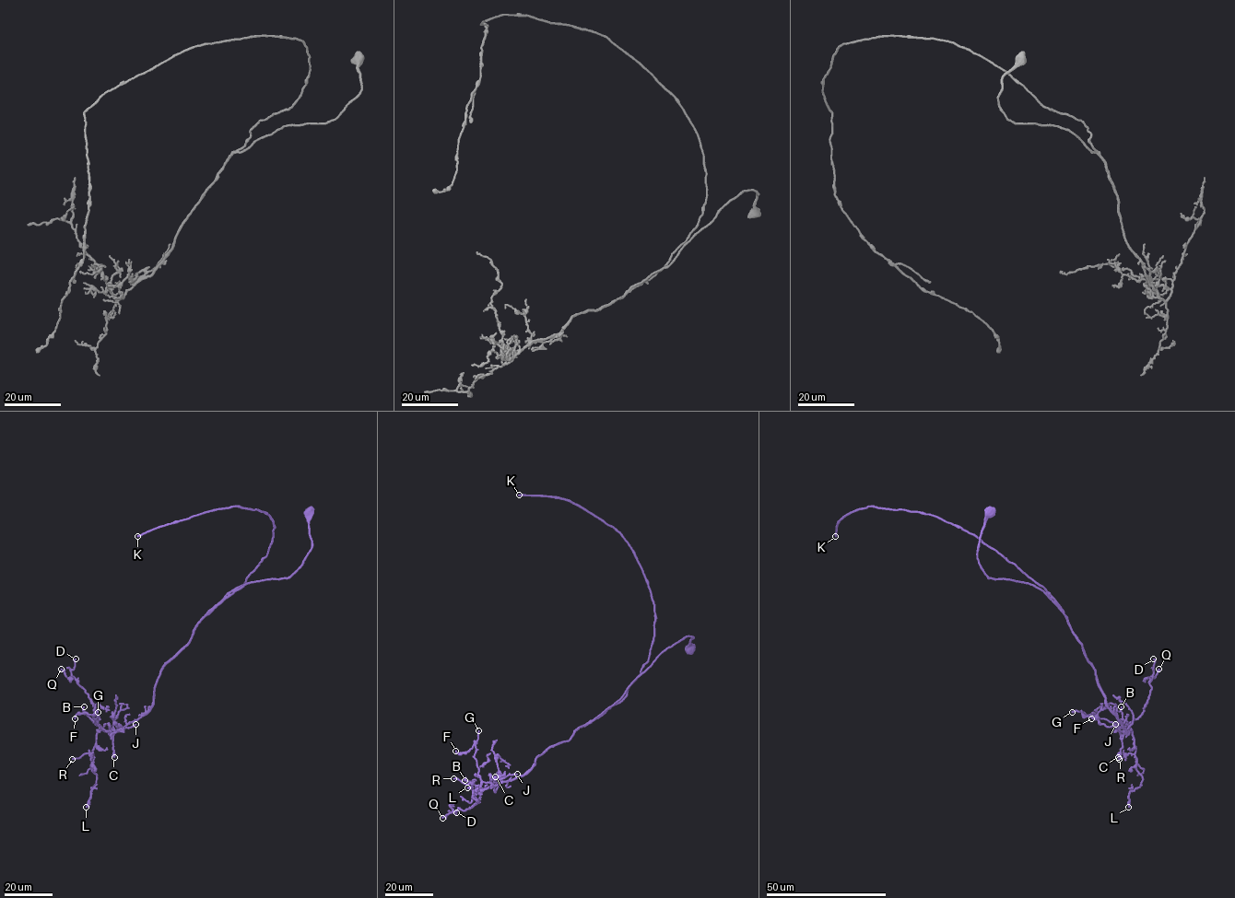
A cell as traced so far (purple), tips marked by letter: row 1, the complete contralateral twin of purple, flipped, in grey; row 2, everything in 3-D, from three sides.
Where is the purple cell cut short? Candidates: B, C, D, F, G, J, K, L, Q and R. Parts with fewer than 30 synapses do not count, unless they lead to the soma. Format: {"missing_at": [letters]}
{"missing_at": ["K"]}

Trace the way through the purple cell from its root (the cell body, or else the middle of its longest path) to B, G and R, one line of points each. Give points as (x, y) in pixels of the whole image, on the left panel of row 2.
B: (308, 510), (303, 563), (209, 612), (163, 666), (143, 716), (99, 731), (84, 706)
G: (308, 510), (311, 548), (290, 576), (209, 612), (143, 716), (111, 733), (98, 712)
R: (308, 510), (303, 563), (224, 599), (163, 666), (153, 706), (99, 729), (93, 753), (72, 759)

